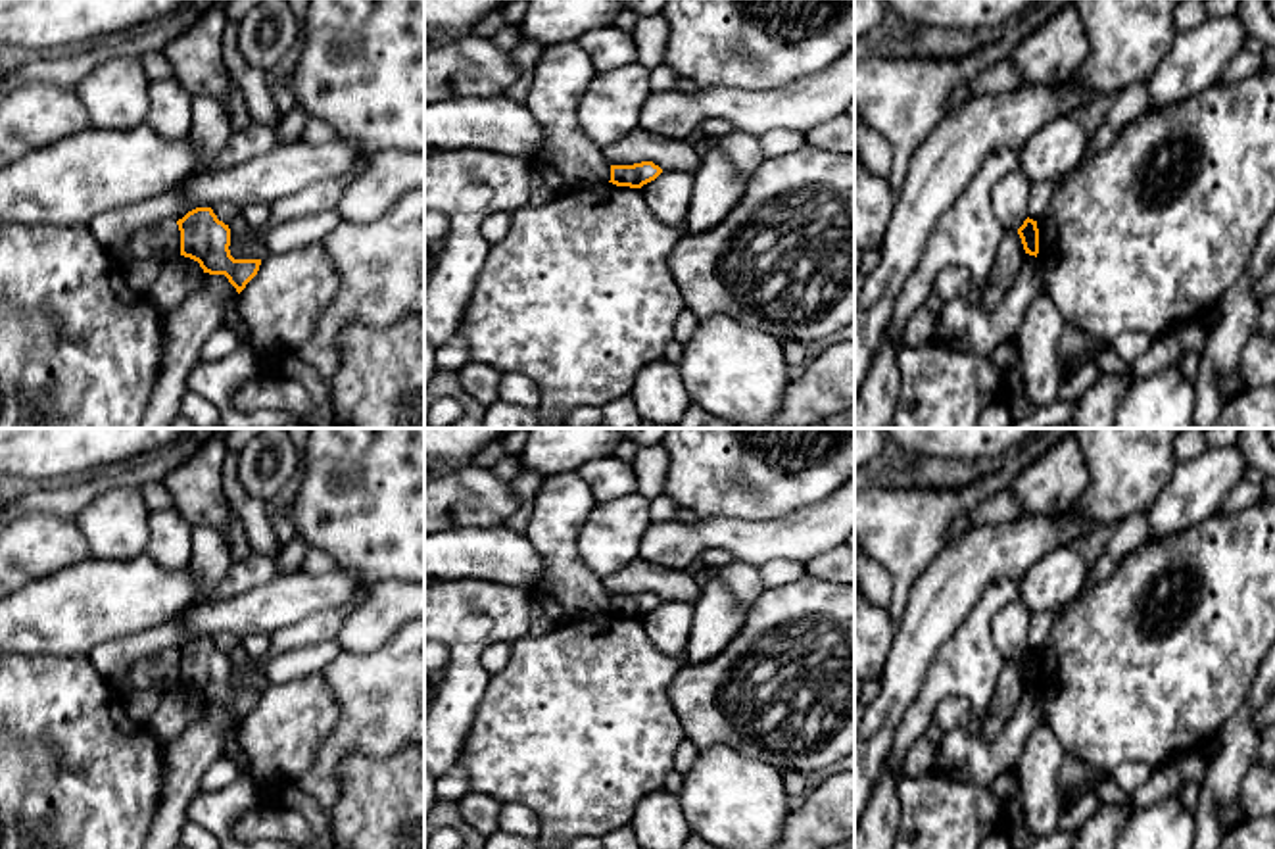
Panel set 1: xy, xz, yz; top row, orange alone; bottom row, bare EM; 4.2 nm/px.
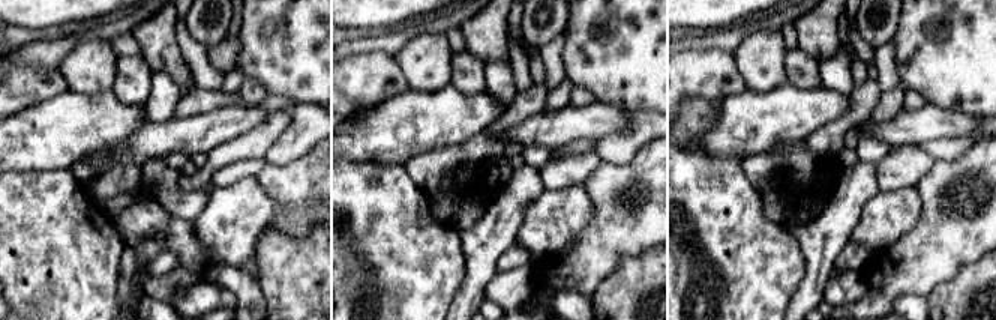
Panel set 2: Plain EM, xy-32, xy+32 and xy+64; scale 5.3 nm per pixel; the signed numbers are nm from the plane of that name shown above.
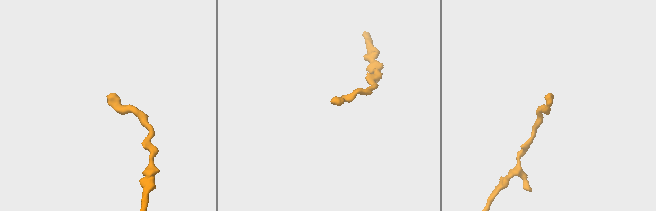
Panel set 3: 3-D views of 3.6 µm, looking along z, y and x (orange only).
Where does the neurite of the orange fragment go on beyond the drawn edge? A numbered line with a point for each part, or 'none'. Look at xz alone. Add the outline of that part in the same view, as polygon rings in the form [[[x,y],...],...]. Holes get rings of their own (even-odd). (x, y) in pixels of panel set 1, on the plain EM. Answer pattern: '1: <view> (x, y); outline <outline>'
none

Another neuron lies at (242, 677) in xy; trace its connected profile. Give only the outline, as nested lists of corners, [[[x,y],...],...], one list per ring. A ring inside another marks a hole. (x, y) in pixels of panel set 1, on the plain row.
[[[255,659],[230,665],[229,680],[234,690],[263,690],[269,684],[265,674],[255,667]]]

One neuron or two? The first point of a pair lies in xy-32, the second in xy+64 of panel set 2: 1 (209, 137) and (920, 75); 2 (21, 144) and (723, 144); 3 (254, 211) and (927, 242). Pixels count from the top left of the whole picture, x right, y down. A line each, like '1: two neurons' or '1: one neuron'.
1: two neurons
2: one neuron
3: two neurons

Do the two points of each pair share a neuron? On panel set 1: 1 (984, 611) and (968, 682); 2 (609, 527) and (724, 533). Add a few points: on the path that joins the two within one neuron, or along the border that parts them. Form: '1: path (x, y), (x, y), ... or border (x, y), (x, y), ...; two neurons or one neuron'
1: path (976, 629), (968, 665); one neuron
2: border (649, 523), (638, 556); two neurons

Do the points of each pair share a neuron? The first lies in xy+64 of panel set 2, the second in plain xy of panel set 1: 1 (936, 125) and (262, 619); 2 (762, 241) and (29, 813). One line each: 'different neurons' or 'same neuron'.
1: same neuron
2: same neuron

